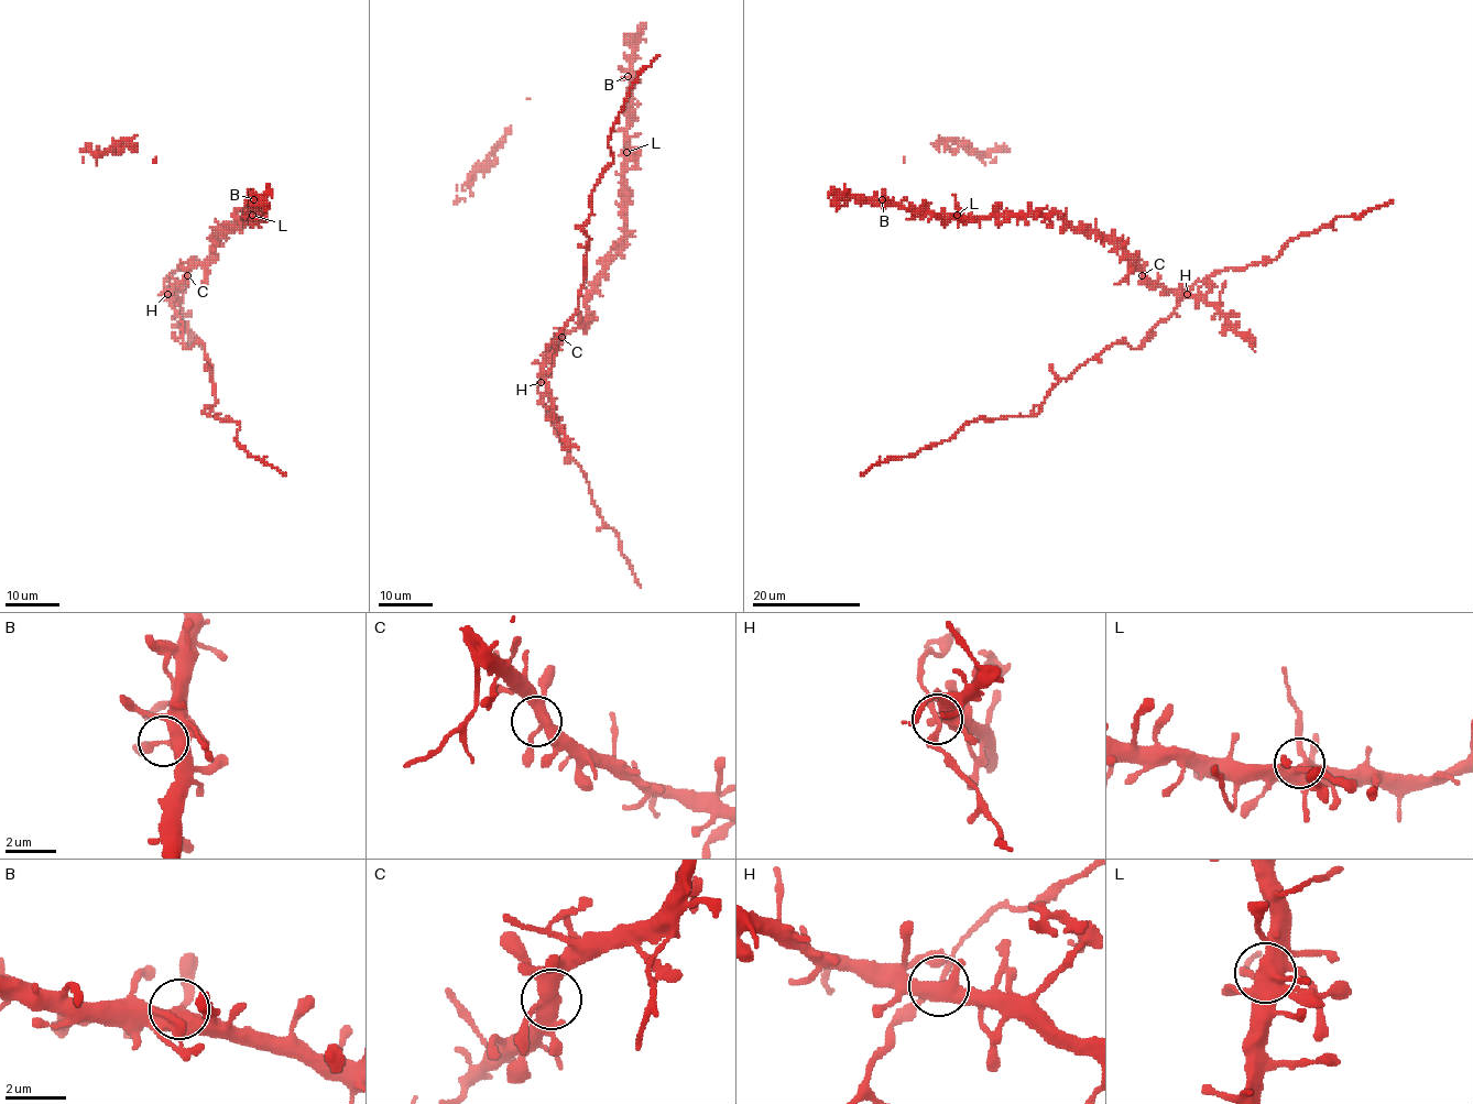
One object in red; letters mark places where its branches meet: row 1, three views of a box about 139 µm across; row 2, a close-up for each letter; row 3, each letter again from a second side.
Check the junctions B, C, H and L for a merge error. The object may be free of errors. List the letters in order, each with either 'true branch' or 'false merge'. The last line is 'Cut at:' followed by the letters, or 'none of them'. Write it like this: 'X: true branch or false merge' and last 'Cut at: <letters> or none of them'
B: true branch
C: true branch
H: true branch
L: true branch
Cut at: none of them

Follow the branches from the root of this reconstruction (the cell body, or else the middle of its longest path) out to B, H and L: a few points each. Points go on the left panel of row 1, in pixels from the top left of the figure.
B: (186, 275), (208, 258), (211, 239), (218, 232), (227, 232), (244, 215), (253, 216), (253, 199)
H: (186, 275), (167, 294)
L: (186, 275), (208, 258), (211, 239), (218, 232), (227, 232), (244, 215), (252, 215)

